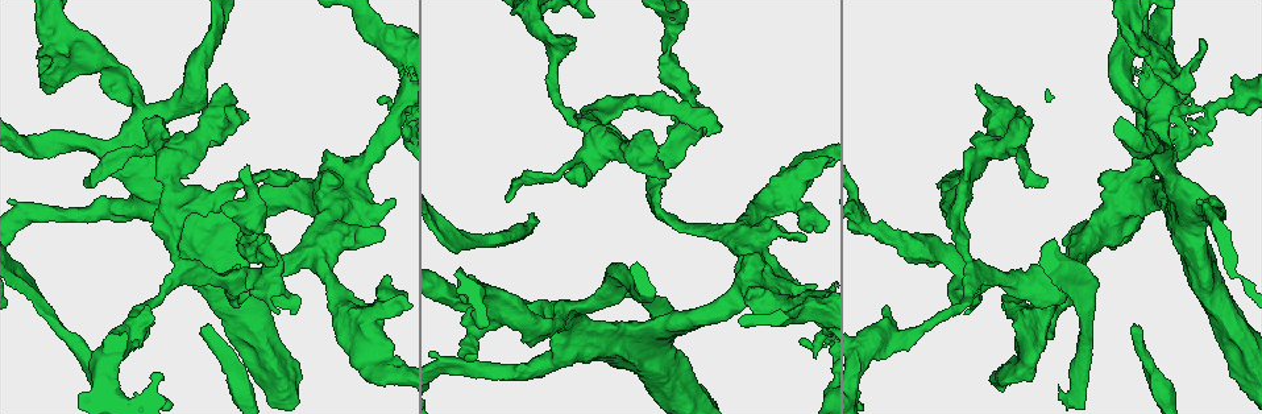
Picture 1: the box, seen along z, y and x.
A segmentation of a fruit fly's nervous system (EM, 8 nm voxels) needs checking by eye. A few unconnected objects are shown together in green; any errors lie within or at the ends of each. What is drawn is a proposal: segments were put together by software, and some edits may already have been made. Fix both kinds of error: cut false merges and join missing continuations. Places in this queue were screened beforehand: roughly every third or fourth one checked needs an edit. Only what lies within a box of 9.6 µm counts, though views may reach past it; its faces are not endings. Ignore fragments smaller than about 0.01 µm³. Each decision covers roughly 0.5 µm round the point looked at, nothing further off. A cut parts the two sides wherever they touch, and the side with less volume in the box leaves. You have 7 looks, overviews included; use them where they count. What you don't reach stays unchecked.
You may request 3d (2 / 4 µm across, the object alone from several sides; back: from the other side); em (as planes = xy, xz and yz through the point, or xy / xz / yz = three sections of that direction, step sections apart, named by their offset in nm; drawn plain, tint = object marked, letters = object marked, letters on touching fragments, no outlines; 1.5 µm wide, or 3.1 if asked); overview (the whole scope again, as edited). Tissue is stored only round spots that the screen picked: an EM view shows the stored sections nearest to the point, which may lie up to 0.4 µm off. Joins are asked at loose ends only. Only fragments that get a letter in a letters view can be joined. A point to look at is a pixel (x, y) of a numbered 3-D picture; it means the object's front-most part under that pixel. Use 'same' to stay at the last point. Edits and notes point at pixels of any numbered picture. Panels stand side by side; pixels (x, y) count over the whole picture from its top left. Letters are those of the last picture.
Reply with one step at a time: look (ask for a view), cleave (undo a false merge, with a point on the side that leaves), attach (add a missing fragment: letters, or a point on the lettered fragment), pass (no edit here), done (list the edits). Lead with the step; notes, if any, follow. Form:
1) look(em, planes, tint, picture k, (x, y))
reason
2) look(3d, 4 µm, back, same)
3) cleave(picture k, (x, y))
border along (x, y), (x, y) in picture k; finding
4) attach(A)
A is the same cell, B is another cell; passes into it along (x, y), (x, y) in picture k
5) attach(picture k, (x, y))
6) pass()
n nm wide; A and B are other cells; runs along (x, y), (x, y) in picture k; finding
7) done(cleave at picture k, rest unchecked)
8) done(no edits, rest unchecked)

look(3d, 2 µm, picture 1, (801, 342))
an open end

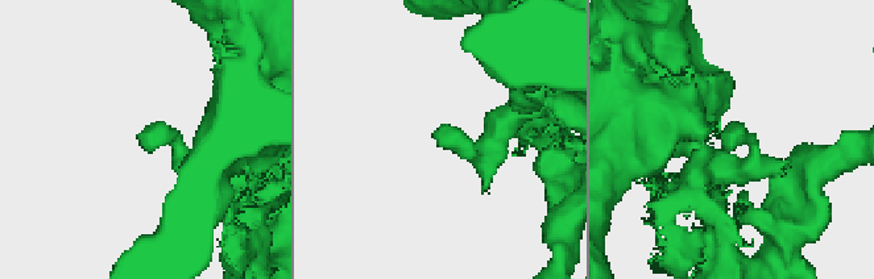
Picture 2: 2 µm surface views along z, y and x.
look(em, xz, step 8, tint, picture 2, (730, 147))
need the tissue

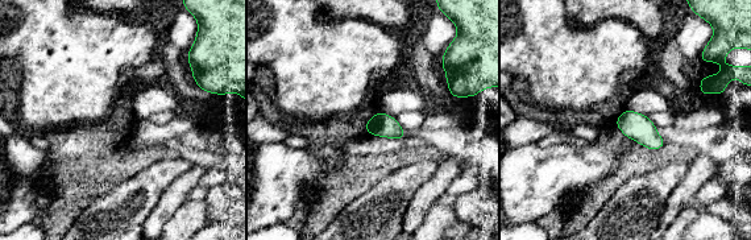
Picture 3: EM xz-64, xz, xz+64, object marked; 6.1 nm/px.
look(em, planes, letters, same)
another direction

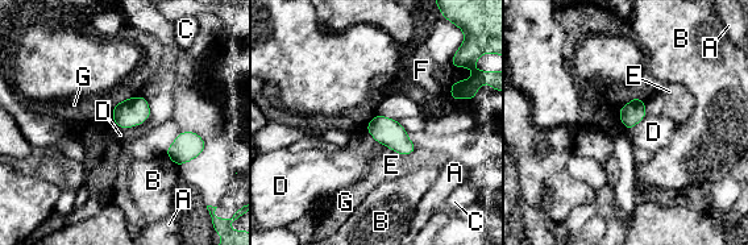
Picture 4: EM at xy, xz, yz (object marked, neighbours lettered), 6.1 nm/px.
pass()
140 nm wide; A, B, C, D, E, F and G are other cells; border along (113, 121), (124, 128), (140, 124) in picture 4; none of them fits

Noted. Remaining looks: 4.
look(3d, 4 µm, picture 1, (205, 327))
branch stops here

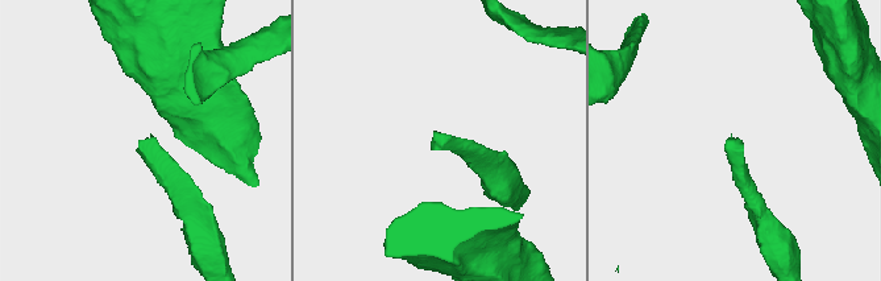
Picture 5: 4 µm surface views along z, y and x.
look(em, 3.1 µm, planes, letters, picture 5, (730, 141))

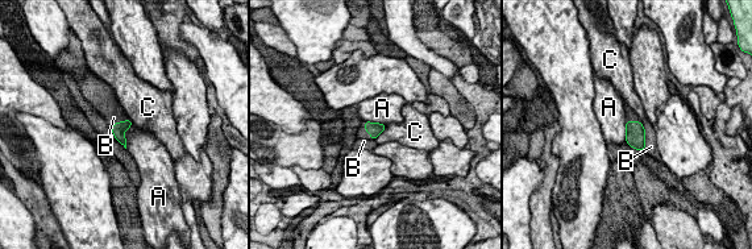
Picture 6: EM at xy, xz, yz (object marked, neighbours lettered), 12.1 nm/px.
pass()
A, B and C are other cells; border along (132, 123), (124, 133), (125, 148) in picture 6; no lettered fragment goes on from it

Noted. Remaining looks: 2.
look(3d, 4 µm, picture 1, (135, 332))
sharp bend

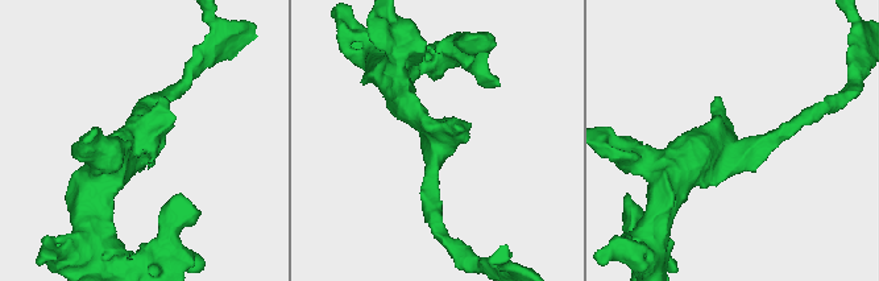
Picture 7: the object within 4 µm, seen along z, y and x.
look(em, planes, letters, picture 7, (442, 137))
now the EM

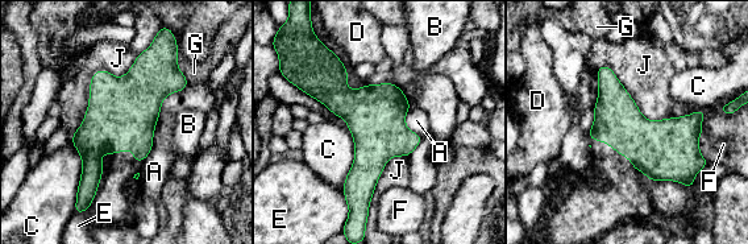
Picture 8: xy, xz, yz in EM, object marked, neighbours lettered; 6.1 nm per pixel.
pass()
300 nm wide; A, B, C, D, E, F, G and J are other cells; border along (605, 63), (703, 129) in picture 8; continuous, no second neuron

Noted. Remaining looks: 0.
done(no edits, rest unchecked)

